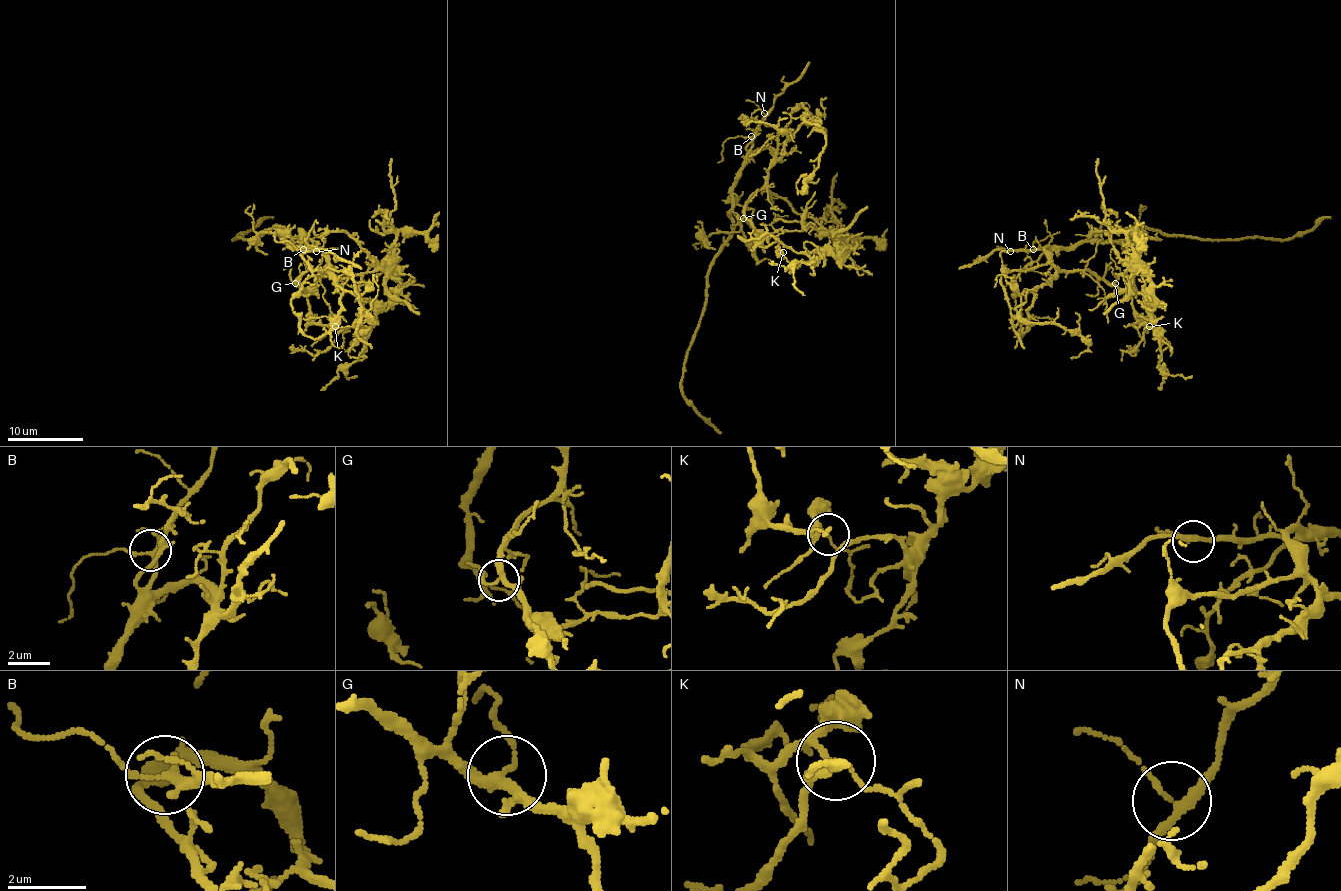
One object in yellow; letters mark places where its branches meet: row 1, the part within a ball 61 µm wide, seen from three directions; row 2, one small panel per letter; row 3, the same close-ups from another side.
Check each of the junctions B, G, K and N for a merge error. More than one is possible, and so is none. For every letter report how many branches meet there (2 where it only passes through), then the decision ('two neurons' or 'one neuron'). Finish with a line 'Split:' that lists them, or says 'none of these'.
B: branches 3; one neuron
G: branches 3; one neuron
K: branches 5; two neurons
N: branches 3; one neuron
Split: K

